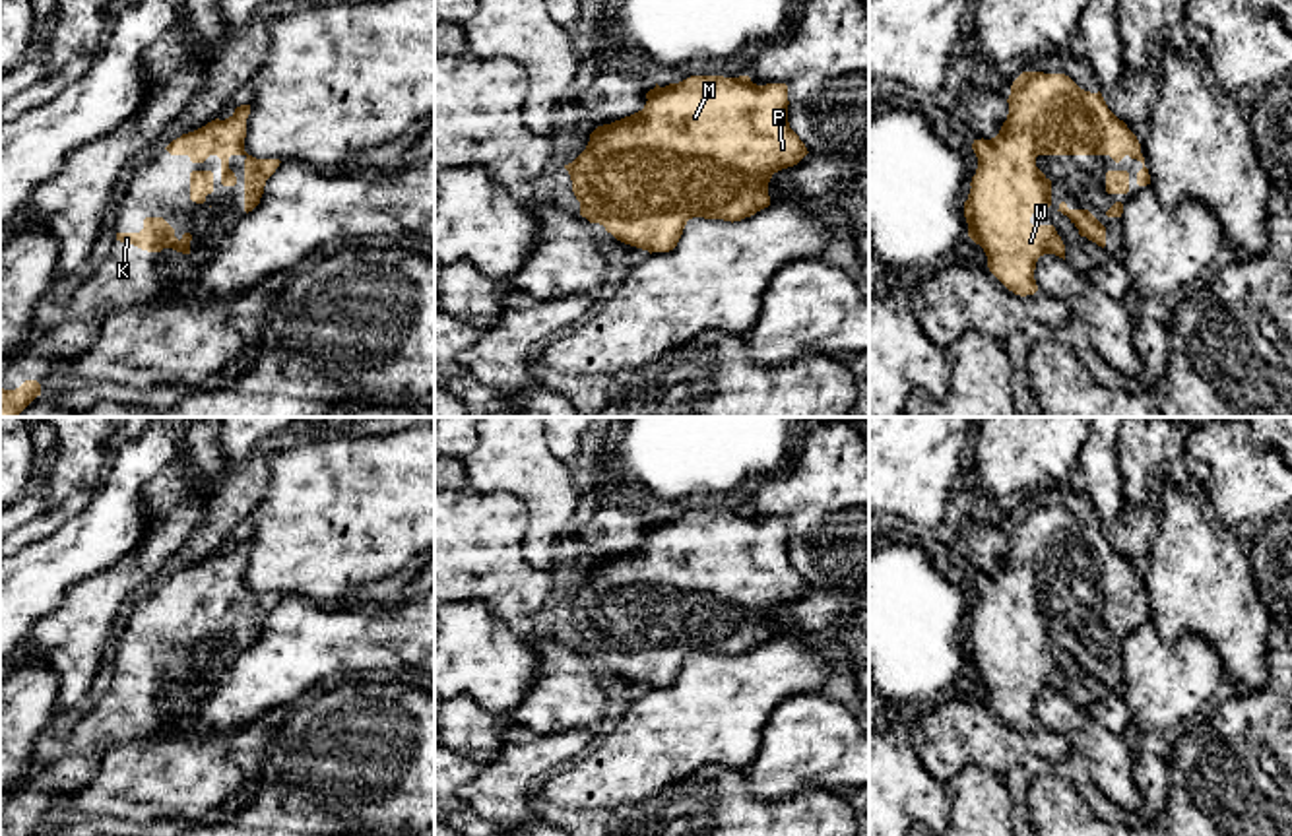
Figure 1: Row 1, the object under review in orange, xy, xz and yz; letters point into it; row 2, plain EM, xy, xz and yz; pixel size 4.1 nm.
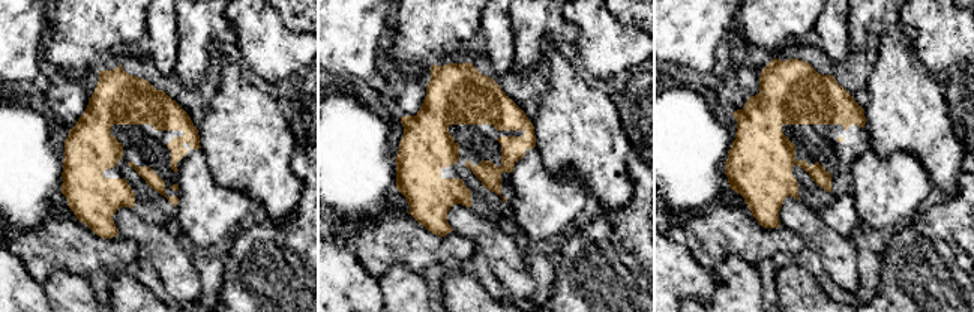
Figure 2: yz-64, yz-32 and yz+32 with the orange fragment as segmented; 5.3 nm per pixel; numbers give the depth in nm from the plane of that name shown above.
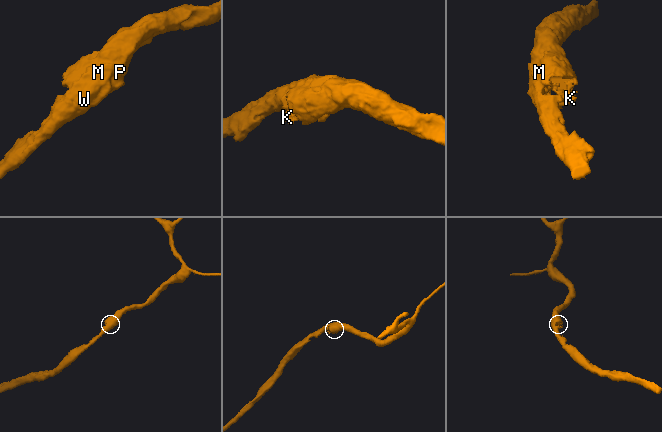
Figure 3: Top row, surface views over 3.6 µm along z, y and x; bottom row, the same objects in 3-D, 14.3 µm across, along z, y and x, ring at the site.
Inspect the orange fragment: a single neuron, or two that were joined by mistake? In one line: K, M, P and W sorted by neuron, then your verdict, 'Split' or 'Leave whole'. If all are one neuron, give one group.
Groups: K M P W. Leave whole

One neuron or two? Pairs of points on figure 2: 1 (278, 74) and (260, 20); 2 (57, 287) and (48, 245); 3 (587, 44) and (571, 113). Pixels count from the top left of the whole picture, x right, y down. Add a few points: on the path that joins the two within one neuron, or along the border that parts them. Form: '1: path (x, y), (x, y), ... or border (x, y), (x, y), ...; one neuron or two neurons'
1: path (276, 60), (275, 53), (266, 44), (261, 33); one neuron
2: border (87, 278), (57, 269), (42, 284); two neurons
3: border (581, 69), (602, 83); two neurons

